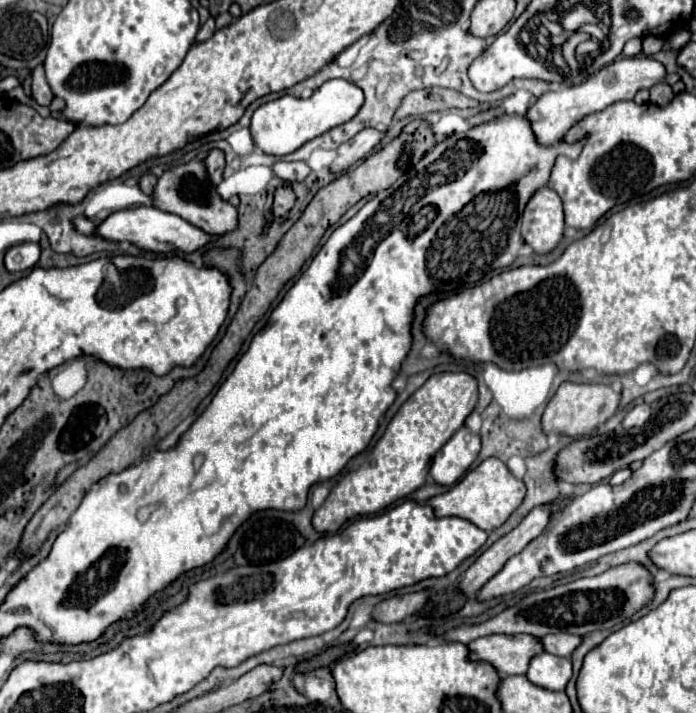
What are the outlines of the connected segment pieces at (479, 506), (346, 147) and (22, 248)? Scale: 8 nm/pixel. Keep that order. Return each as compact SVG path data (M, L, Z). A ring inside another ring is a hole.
M491 457L479 463L475 469L467 471L467 475L451 491L433 497L427 503L435 509L439 517L447 517L447 515L463 517L489 533L501 527L509 519L509 515L521 505L523 497L525 497L525 483L513 477L503 461Z
M363 129L361 133L357 133L353 139L345 141L343 145L339 145L337 149L337 157L335 161L329 165L331 173L343 173L349 167L353 167L355 163L359 163L361 159L365 159L375 145L381 141L383 133L375 131L375 129Z
M19 243L5 251L5 267L11 273L33 269L39 261L41 247L39 243Z

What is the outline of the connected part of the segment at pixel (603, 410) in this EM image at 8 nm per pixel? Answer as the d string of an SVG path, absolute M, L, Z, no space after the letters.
M561 383L553 399L549 401L545 413L543 413L543 431L549 433L559 433L567 437L585 437L591 435L599 425L603 425L609 417L619 407L619 391L615 391L609 385L585 385L585 383Z

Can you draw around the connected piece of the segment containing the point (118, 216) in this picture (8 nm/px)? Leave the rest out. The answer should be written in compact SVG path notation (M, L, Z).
M131 207L131 209L121 209L109 215L97 229L97 235L109 239L109 241L129 241L137 245L141 251L153 251L153 253L183 253L189 255L209 241L219 239L219 235L209 235L203 229L187 223L183 217L161 211L157 207Z

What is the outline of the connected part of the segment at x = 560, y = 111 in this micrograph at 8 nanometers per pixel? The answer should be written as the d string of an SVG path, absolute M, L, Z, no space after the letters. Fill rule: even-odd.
M623 57L613 61L611 65L605 65L599 73L595 73L591 79L583 81L581 85L565 87L559 91L547 91L543 93L525 113L525 119L529 121L535 139L539 145L549 147L563 139L563 135L585 115L603 111L611 103L633 99L639 89L651 89L655 83L661 83L665 77L665 67L651 59L651 57Z

